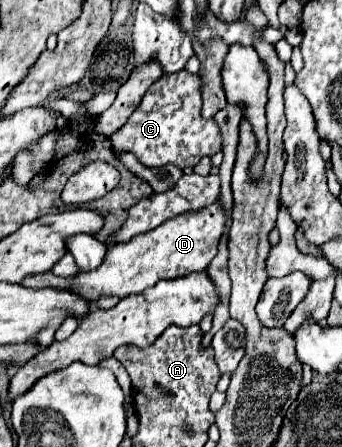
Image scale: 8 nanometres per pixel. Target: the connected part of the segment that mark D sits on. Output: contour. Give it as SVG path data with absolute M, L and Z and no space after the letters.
M217 200L211 206L205 206L203 210L179 214L179 218L171 218L155 230L137 234L129 242L111 244L103 264L97 270L79 272L73 280L63 280L51 272L43 272L25 278L21 284L31 288L69 288L71 292L77 292L89 302L97 300L101 294L113 294L119 298L125 298L127 294L139 294L145 288L155 286L159 280L173 280L191 272L203 272L209 266L209 262L217 256L217 246L227 230L227 220L229 212Z

